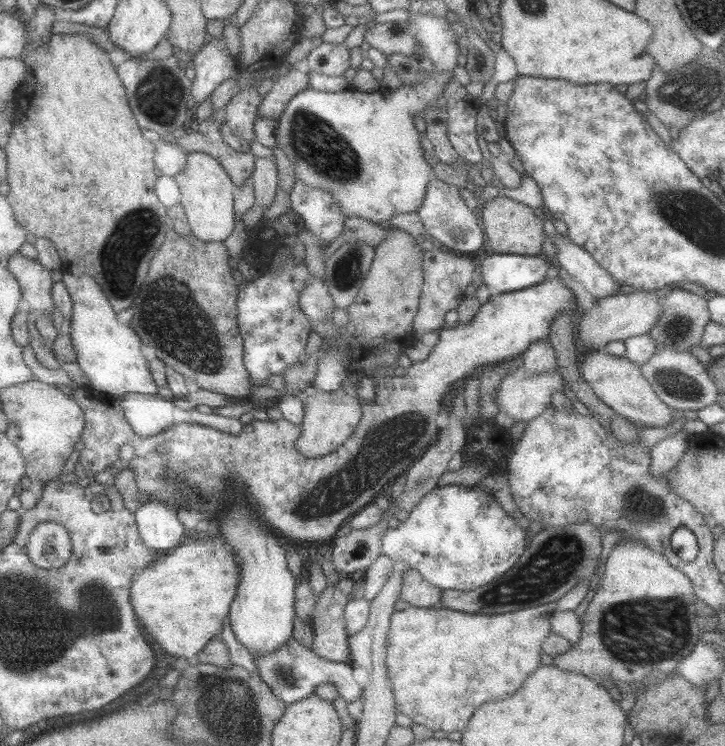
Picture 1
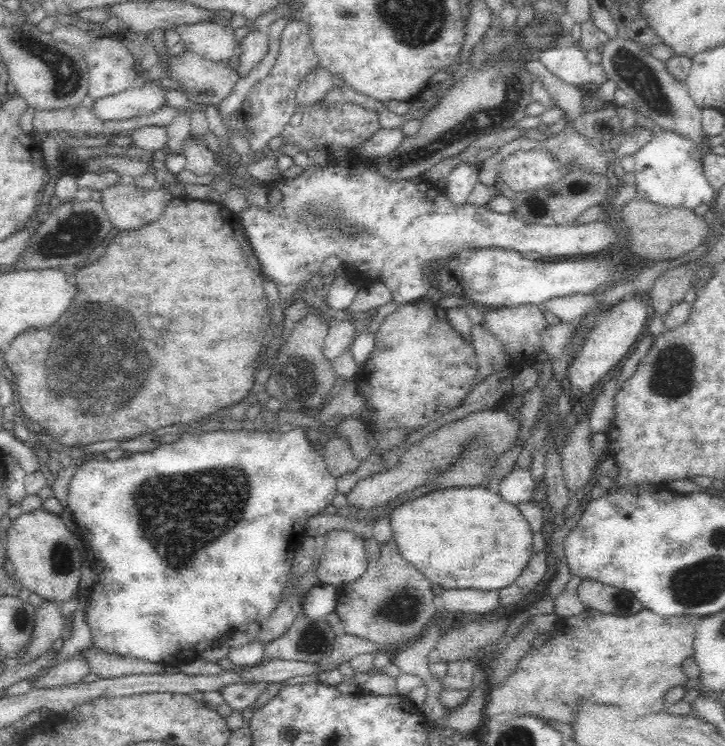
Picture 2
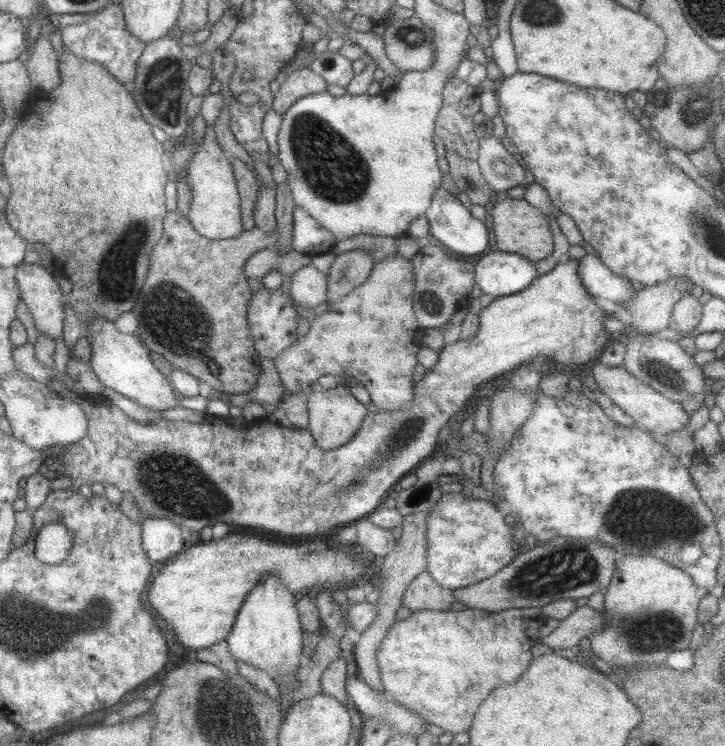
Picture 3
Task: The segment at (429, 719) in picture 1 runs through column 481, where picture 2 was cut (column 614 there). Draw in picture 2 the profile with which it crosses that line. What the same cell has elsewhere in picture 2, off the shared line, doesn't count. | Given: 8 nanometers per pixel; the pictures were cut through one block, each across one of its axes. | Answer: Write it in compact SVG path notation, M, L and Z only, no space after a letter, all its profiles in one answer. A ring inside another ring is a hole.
M587 608L580 614L561 617L553 630L534 640L532 648L520 659L502 689L491 689L489 708L484 710L484 716L526 714L572 724L578 706L584 700L600 706L622 706L629 712L632 708L638 716L662 712L665 710L664 694L668 690L689 686L690 680L682 669L682 662L694 654L694 626L691 615L660 616L644 608L632 616L616 616Z

